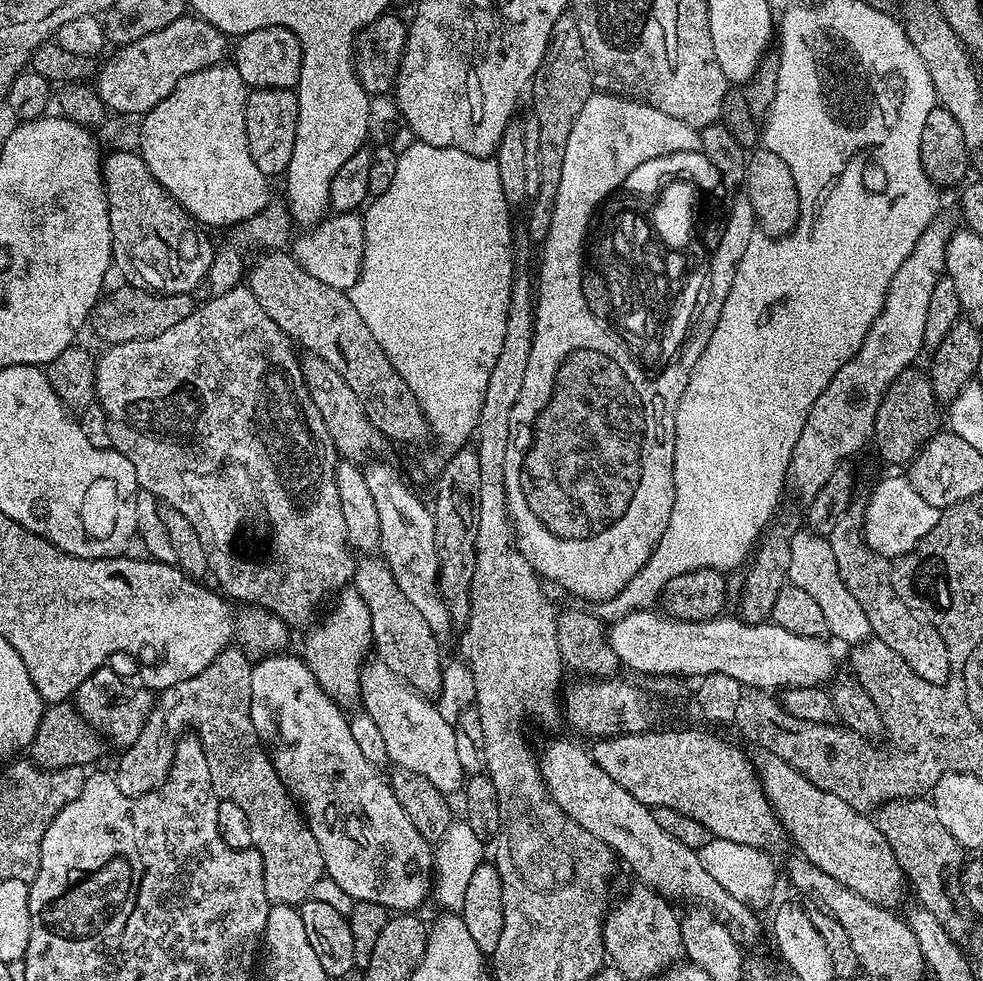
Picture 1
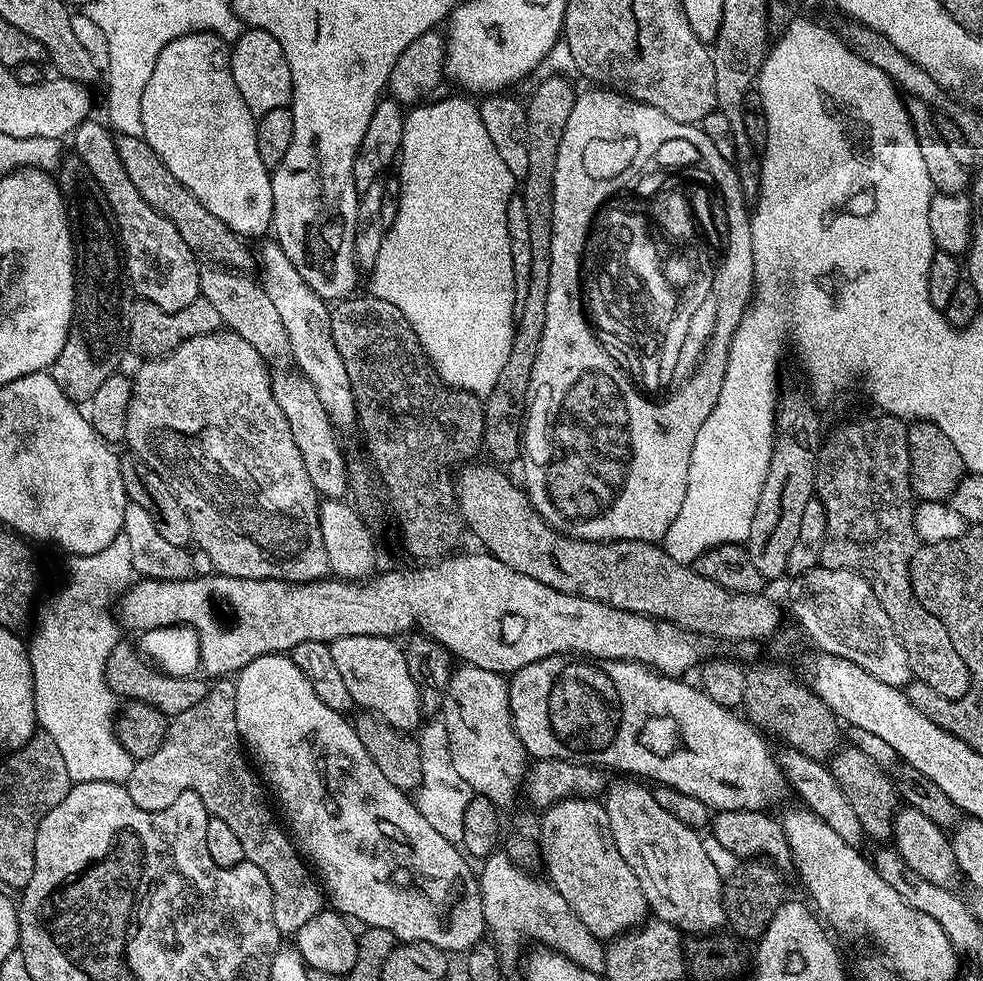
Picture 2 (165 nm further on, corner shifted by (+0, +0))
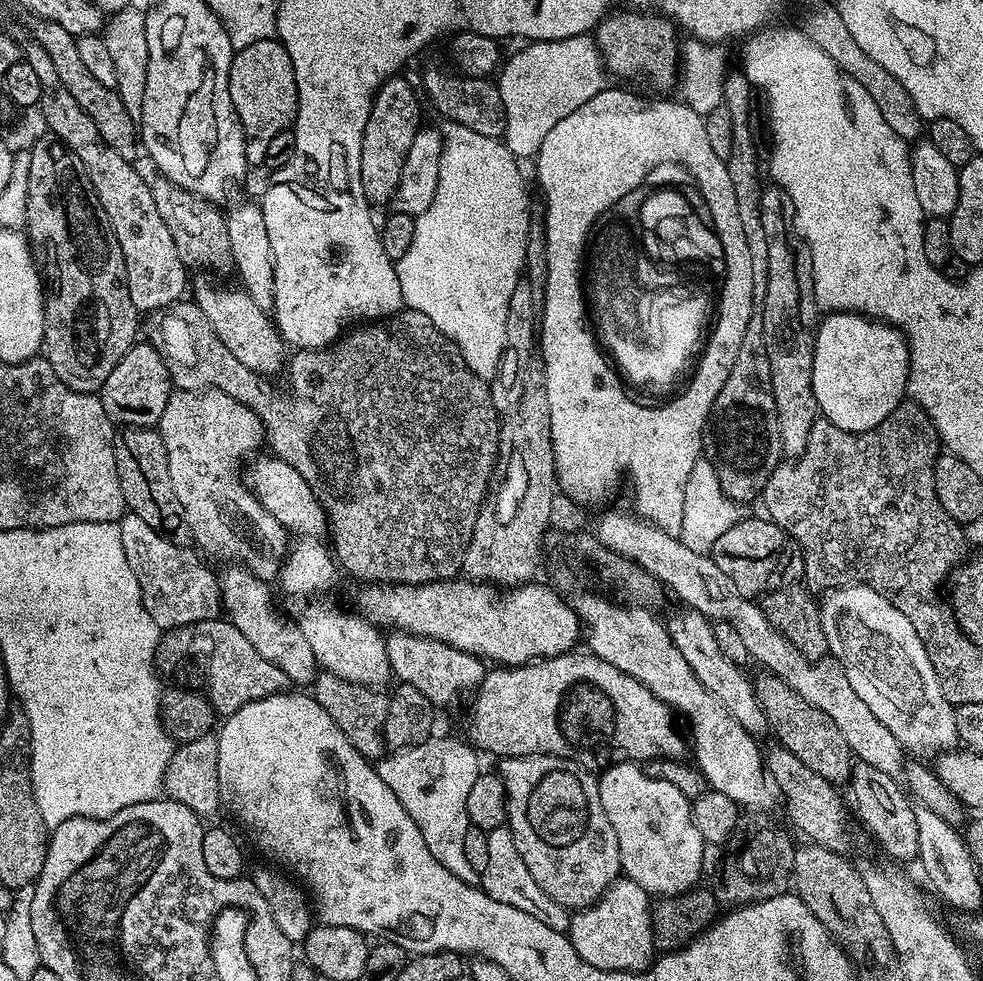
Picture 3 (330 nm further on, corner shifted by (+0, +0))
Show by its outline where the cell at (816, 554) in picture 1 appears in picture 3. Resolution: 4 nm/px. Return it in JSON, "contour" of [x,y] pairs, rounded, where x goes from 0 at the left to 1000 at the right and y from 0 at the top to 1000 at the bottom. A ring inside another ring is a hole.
{"contour":[[[883,595],[849,599],[838,603],[836,611],[832,616],[834,637],[845,672],[856,677],[873,712],[914,752],[921,768],[933,767],[933,772],[948,773],[972,764],[973,722],[958,707],[954,687],[950,687],[942,659],[923,624],[914,622]]]}

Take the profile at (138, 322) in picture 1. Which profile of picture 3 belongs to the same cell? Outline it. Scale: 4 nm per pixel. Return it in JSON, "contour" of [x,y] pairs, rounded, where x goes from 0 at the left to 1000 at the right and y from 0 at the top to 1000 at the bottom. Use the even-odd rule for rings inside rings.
{"contour":[[[180,308],[174,310],[172,314],[160,314],[158,318],[150,319],[150,350],[155,351],[157,357],[161,357],[161,361],[165,361],[171,379],[175,383],[176,392],[180,397],[201,400],[220,396],[234,406],[254,414],[264,423],[271,437],[271,453],[276,464],[299,475],[299,479],[303,479],[303,483],[307,483],[307,487],[315,491],[315,499],[319,499],[319,504],[326,509],[326,515],[334,525],[334,537],[339,555],[337,558],[349,582],[351,579],[366,591],[365,593],[376,595],[439,595],[444,591],[459,591],[469,582],[474,557],[478,557],[484,529],[503,489],[503,478],[506,476],[509,463],[511,428],[501,409],[497,388],[491,387],[486,381],[482,381],[482,377],[474,373],[474,365],[470,365],[467,353],[456,347],[431,318],[408,316],[390,328],[374,328],[369,332],[359,333],[351,337],[346,346],[337,352],[336,357],[302,358],[298,367],[296,364],[295,374],[291,379],[293,400],[288,400],[285,396],[276,396],[273,392],[276,390],[263,379],[254,377],[254,373],[246,373],[246,369],[242,369],[242,365],[238,365],[238,361],[234,361],[234,357],[226,353],[226,345],[218,340],[218,332],[214,332],[210,320],[205,320],[203,313],[197,308],[187,309]]]}

